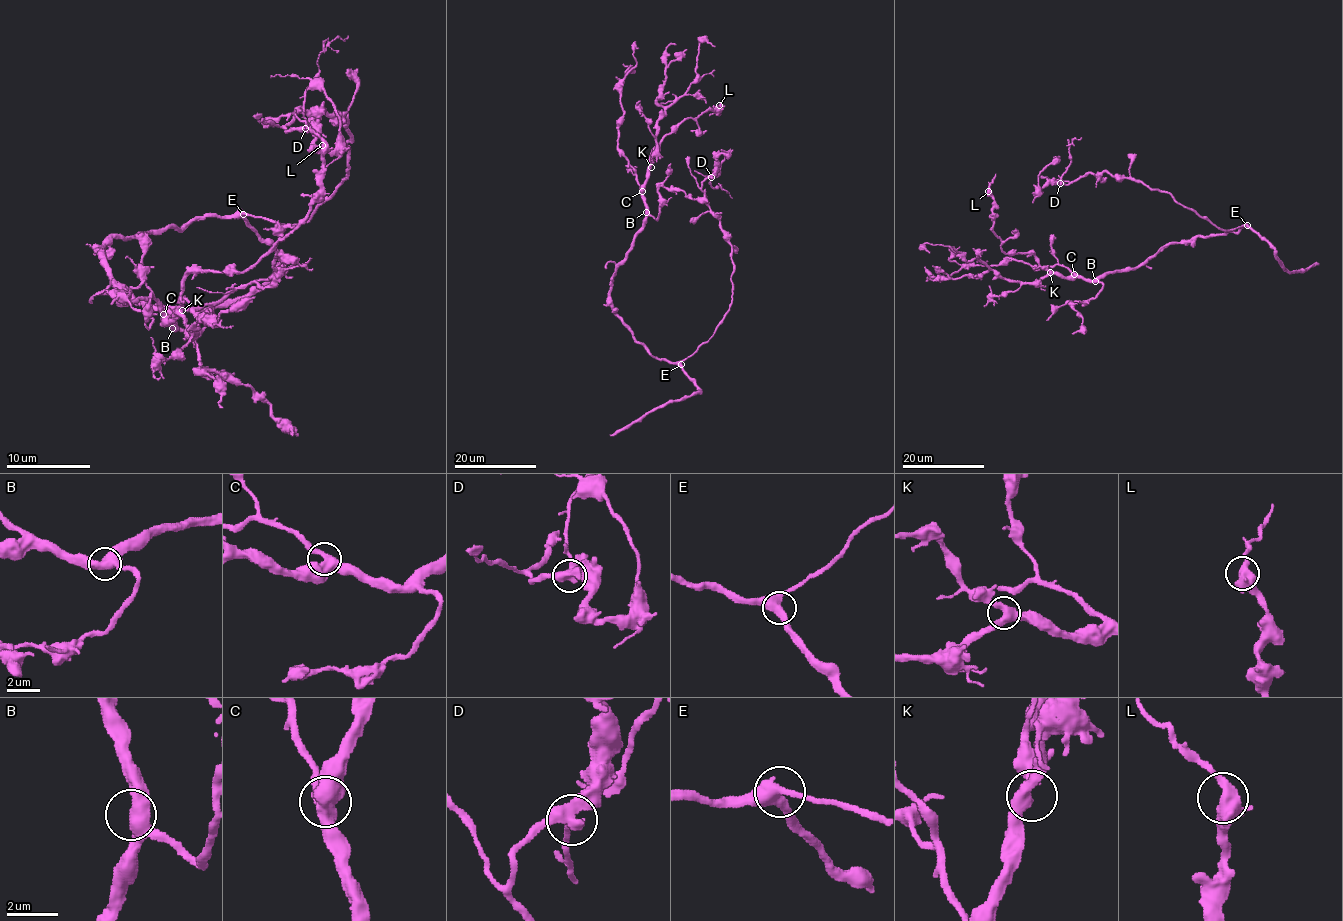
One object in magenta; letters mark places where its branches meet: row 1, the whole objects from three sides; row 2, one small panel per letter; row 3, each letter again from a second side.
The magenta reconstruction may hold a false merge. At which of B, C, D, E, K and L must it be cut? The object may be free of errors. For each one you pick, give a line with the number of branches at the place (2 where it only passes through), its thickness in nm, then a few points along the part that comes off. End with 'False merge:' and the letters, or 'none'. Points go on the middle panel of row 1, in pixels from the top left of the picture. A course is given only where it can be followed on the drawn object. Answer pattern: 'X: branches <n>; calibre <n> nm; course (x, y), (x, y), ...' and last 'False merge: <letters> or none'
D: branches 3; calibre 440 nm; course (711, 177), (713, 188), (717, 186), (727, 191), (732, 198)
False merge: D

